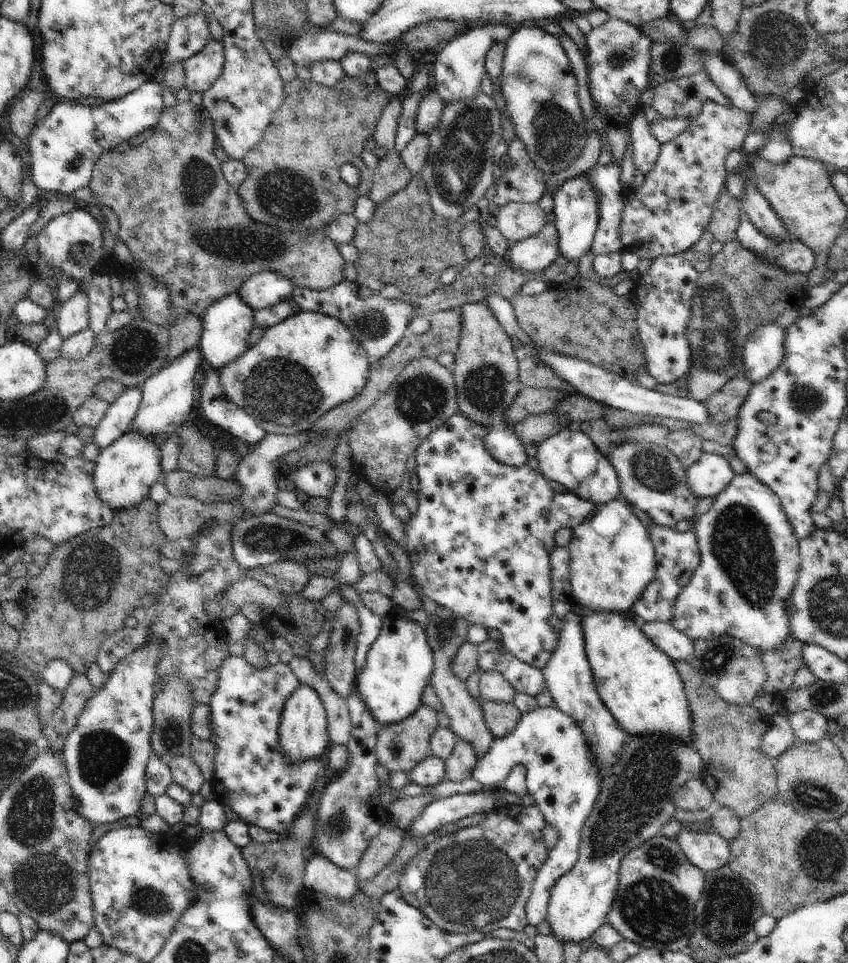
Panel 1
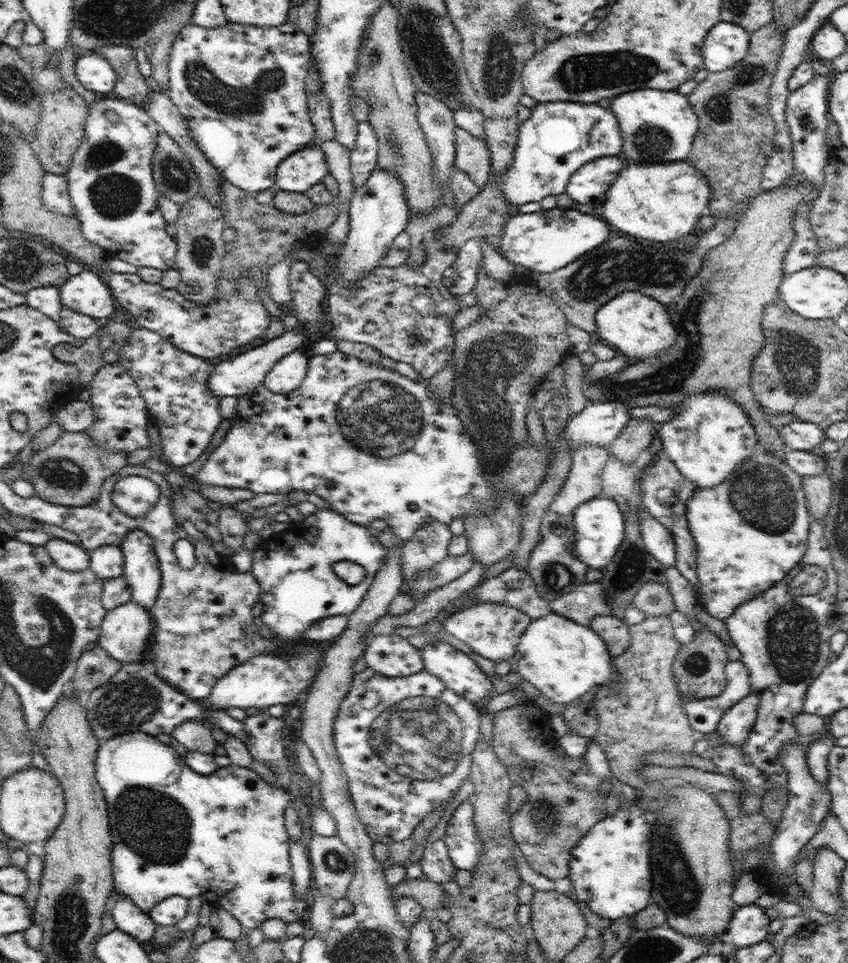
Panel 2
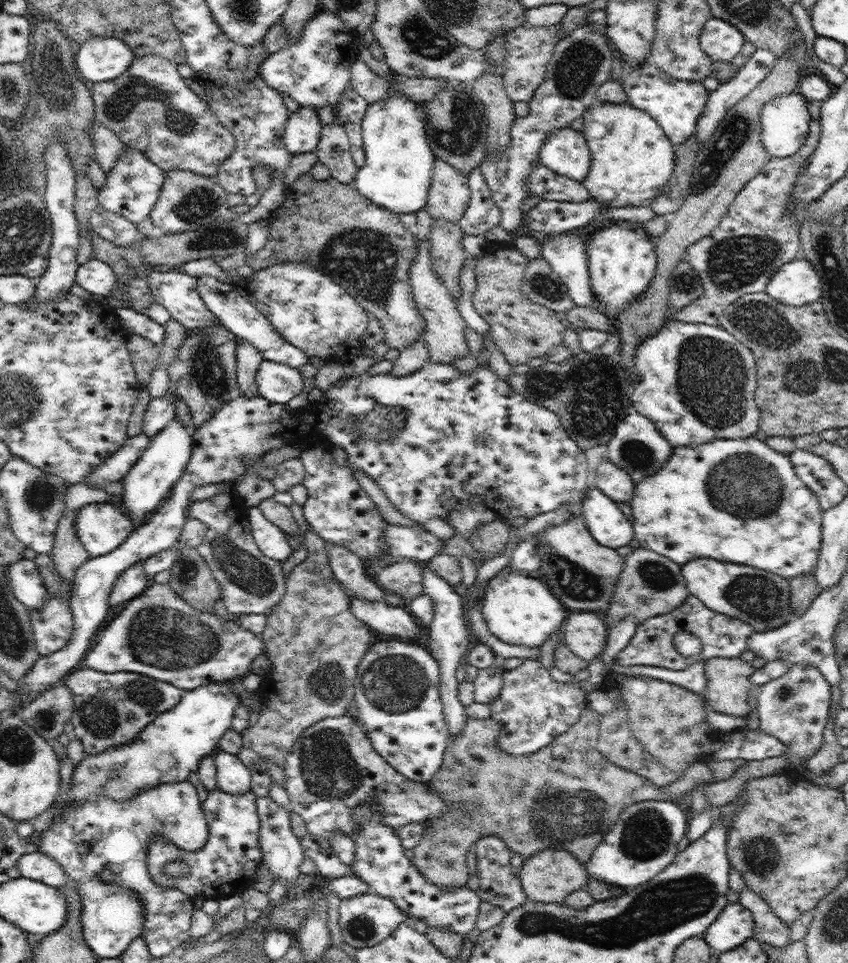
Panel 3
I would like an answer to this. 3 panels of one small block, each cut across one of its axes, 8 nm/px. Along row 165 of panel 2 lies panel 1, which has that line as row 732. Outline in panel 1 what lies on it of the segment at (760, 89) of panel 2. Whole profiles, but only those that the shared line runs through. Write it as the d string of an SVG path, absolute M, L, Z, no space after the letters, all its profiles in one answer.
M674 661L676 670L680 673L685 693L688 698L690 712L692 712L692 746L703 760L703 764L708 773L712 774L718 780L718 787L713 792L715 804L732 808L740 819L752 816L756 810L760 810L764 804L770 800L777 799L777 778L774 770L775 760L770 760L766 754L760 750L760 742L764 732L768 730L769 723L758 710L750 705L735 705L726 702L718 696L718 693L704 678L700 676L689 662Z

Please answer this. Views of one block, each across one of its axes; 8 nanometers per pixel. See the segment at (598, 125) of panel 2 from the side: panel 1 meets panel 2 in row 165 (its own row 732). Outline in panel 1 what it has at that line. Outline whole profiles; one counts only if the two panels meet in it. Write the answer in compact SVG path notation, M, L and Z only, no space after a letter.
M538 707L524 713L508 736L495 738L488 754L477 758L472 770L474 780L486 788L494 788L506 780L513 766L522 764L526 769L527 792L534 796L535 804L546 822L558 830L558 842L540 867L525 906L527 924L532 926L537 927L544 922L554 882L564 876L579 858L581 830L601 789L598 768L590 752L592 750L584 732L568 714L556 707Z

